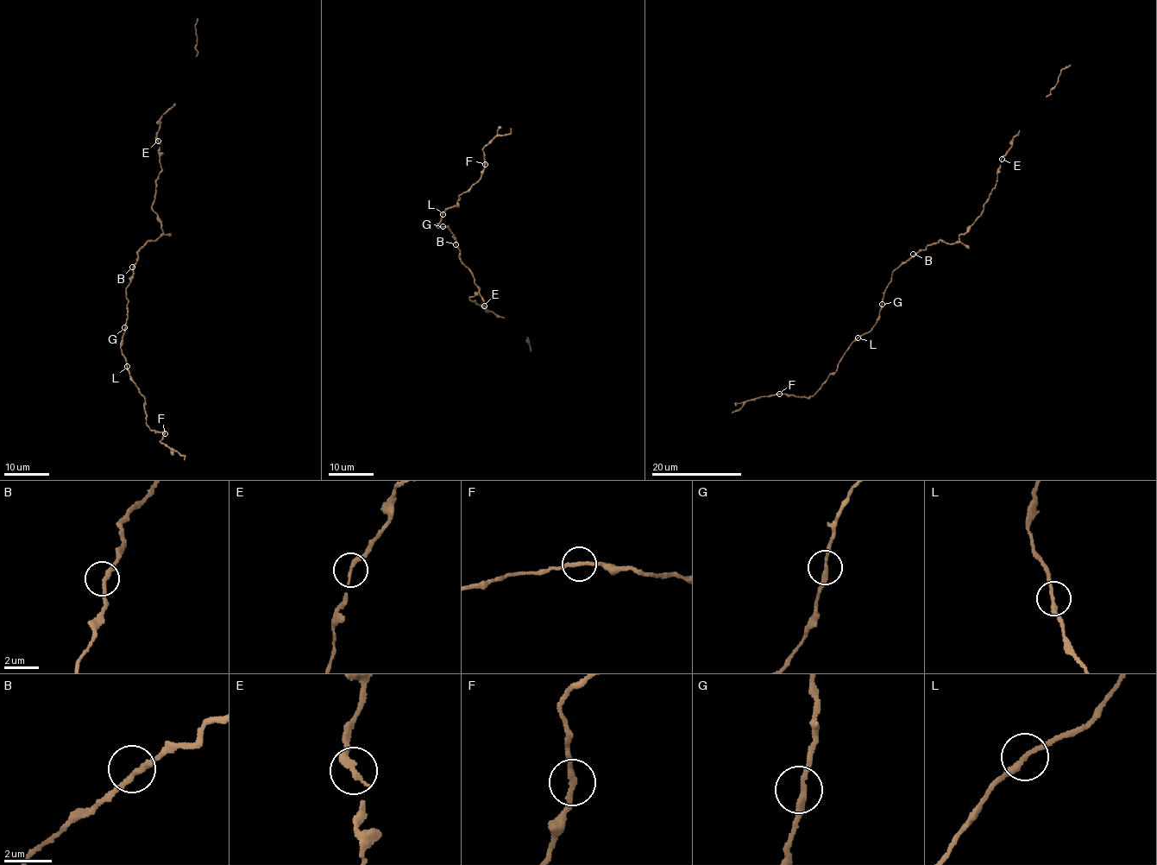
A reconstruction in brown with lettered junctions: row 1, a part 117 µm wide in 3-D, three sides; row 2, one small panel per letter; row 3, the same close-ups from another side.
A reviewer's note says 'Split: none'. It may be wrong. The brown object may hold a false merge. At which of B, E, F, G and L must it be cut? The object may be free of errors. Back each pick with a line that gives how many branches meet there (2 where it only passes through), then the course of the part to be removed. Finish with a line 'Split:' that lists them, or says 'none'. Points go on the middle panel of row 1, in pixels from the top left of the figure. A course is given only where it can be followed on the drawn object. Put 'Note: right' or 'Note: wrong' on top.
Note: right
Split: none

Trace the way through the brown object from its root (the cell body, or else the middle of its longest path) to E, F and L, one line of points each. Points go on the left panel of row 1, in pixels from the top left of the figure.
E: (135, 262), (139, 249), (162, 233), (162, 224), (152, 207), (157, 178), (161, 169), (158, 141)
F: (135, 262), (126, 292), (127, 321), (121, 350), (131, 378), (144, 399), (146, 423), (150, 430), (165, 433)
L: (135, 262), (126, 292), (127, 321), (121, 349), (127, 366)

